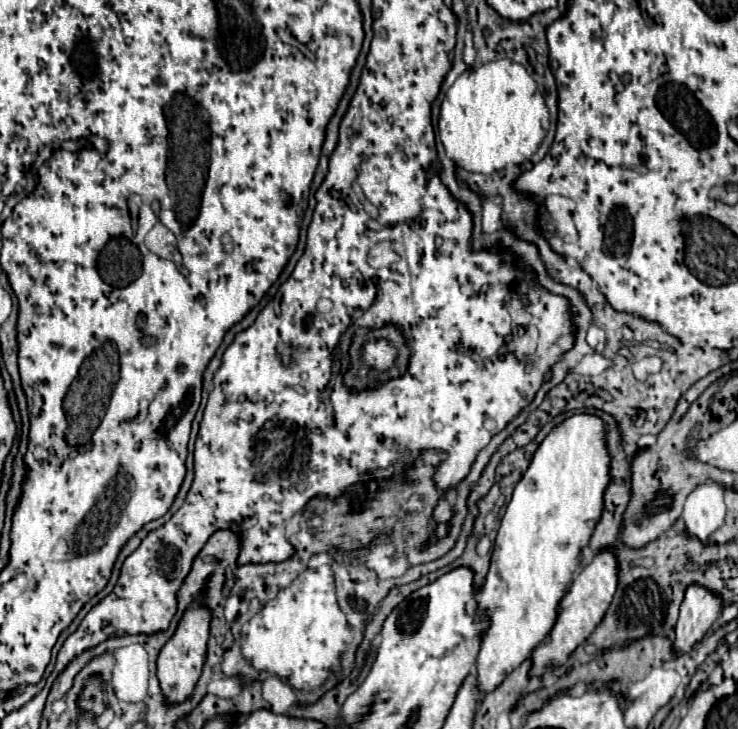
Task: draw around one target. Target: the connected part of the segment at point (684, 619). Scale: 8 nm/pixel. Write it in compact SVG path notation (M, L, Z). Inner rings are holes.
M689 586L675 626L675 656L687 654L709 632L721 612L721 598L701 586Z

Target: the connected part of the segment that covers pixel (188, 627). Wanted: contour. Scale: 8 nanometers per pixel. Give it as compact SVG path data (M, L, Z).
M203 606L189 608L175 632L175 636L161 648L157 658L157 678L163 688L163 696L167 704L183 704L195 692L195 684L201 676L203 664L205 664L205 652L207 652L207 638L209 638L209 620L211 614Z

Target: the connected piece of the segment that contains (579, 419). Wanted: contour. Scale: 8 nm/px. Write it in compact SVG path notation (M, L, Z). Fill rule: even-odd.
M577 414L577 416L571 416L567 418L565 422L561 422L557 428L551 430L551 434L541 442L541 446L537 448L527 472L523 474L523 478L519 480L519 484L515 486L515 492L513 492L513 498L511 502L507 504L507 510L505 510L505 516L501 520L501 526L499 526L499 534L497 534L497 540L495 540L495 548L493 548L493 556L491 556L491 566L489 566L489 574L487 574L487 580L483 584L483 588L479 588L477 592L477 606L479 606L479 616L481 618L487 618L489 620L489 628L481 634L481 646L479 646L479 654L477 654L477 662L475 662L475 676L479 676L479 692L483 692L483 696L487 692L493 692L515 668L519 668L531 654L531 650L535 646L539 646L545 636L549 634L555 618L557 618L557 604L561 602L563 594L567 592L567 586L573 578L573 574L579 570L579 554L581 550L587 546L591 534L593 534L593 528L595 524L599 522L601 518L601 512L603 512L603 492L609 484L609 454L607 454L607 446L605 446L605 426L601 422L601 418L597 416L589 416L589 414Z

